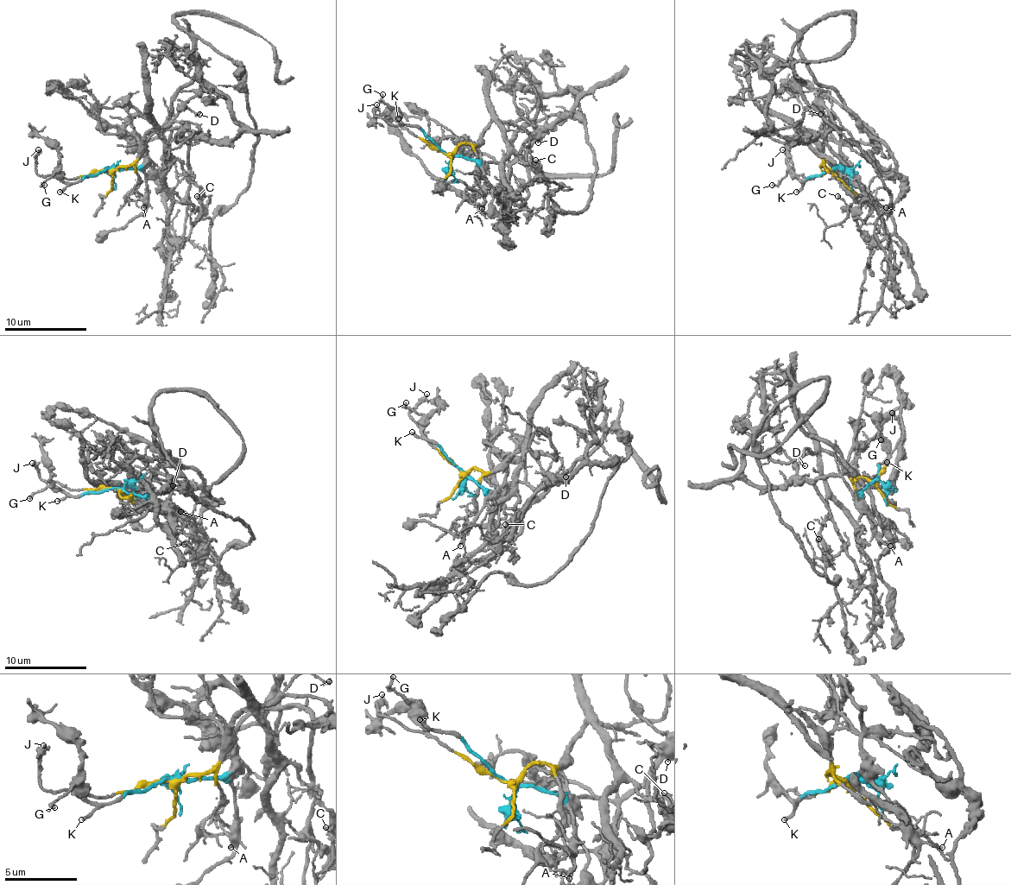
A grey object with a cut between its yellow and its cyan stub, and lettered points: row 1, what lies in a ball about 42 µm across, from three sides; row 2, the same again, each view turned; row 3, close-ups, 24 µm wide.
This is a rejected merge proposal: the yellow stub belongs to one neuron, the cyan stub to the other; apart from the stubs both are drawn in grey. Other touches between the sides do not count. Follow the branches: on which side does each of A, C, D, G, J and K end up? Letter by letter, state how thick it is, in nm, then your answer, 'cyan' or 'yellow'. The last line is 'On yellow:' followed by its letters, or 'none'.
A: calibre 160 nm; cyan
C: calibre 150 nm; yellow
D: calibre 110 nm; yellow
G: calibre 190 nm; cyan
J: calibre 360 nm; yellow
K: calibre 200 nm; cyan
On yellow: C, D, J

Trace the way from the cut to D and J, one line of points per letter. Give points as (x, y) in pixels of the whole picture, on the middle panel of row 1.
D: (446, 153), (463, 142), (477, 142), (492, 122), (516, 124), (535, 135), (537, 142)
J: (446, 153), (432, 148), (418, 136), (375, 116), (376, 104)

